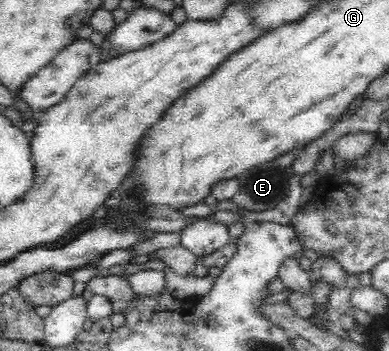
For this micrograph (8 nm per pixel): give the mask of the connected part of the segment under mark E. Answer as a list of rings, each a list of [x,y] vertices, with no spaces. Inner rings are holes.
[[[269,161],[257,164],[235,179],[240,190],[230,199],[238,208],[260,212],[275,208],[290,189],[290,170]]]

